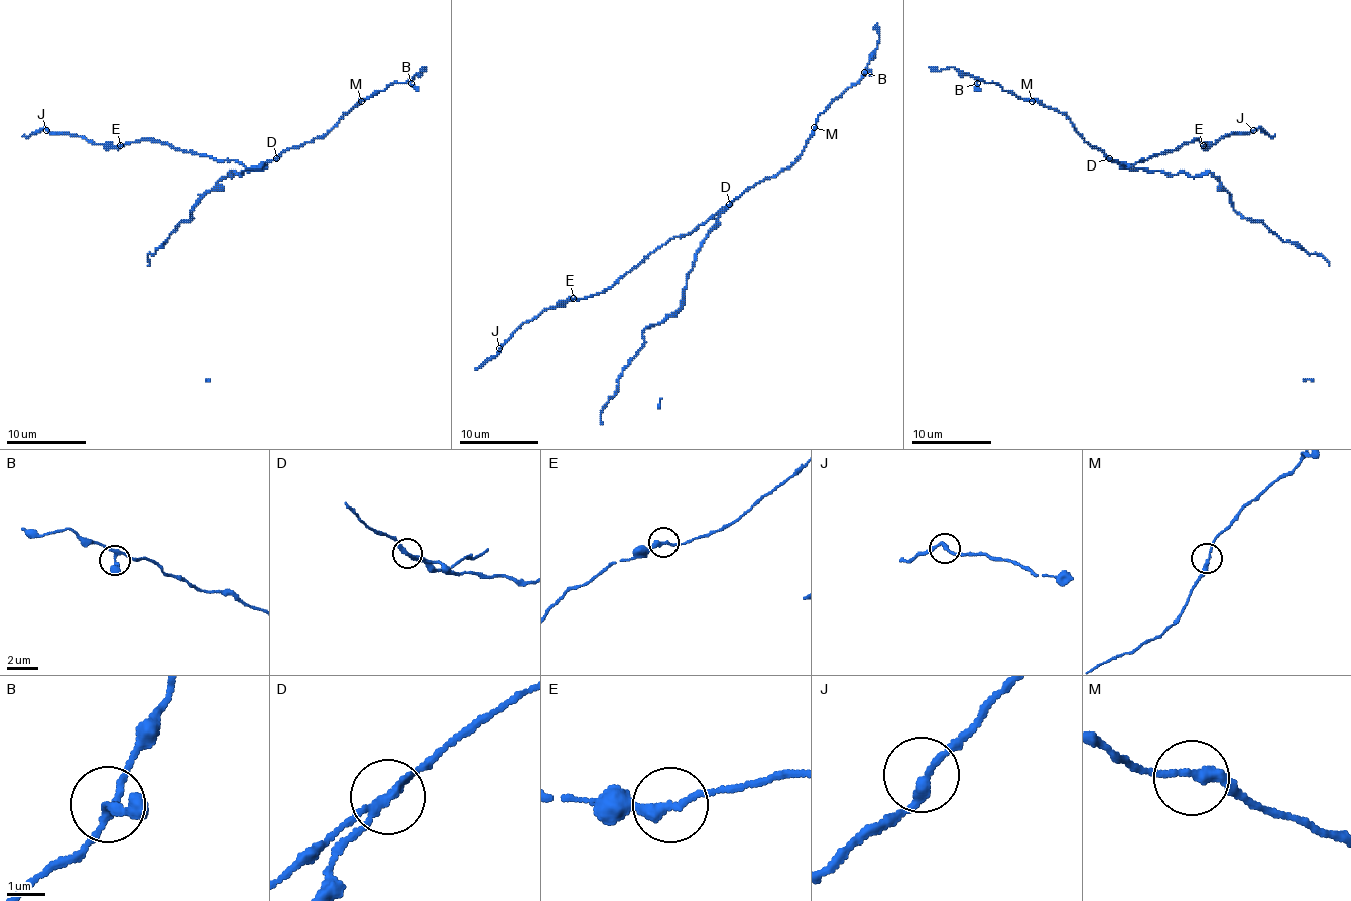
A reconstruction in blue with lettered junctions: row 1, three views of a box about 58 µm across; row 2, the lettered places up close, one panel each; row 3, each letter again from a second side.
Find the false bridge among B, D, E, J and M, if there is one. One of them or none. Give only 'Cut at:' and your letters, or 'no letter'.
Cut at: D

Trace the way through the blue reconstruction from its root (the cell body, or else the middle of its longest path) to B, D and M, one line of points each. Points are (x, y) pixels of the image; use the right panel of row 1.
B: (1170, 175), (1116, 162), (1086, 142), (1062, 112), (1038, 101), (1018, 99), (994, 83), (976, 83)
D: (1170, 175), (1131, 169), (1110, 158)
M: (1170, 175), (1131, 169), (1112, 160), (1086, 142), (1062, 112), (1032, 101)

